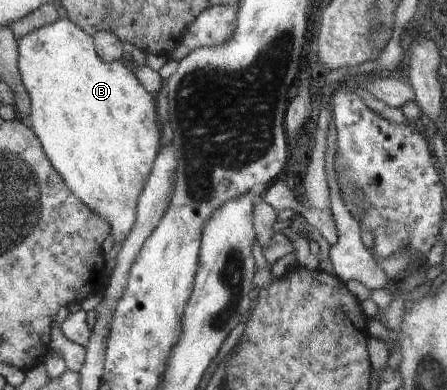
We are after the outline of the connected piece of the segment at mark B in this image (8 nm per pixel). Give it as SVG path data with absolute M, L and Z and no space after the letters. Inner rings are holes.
M68 18L38 28L16 41L18 69L31 101L31 128L68 189L109 223L114 246L119 248L136 223L138 198L161 147L162 124L155 111L156 100L137 80L126 59L101 60L94 49L94 38Z

